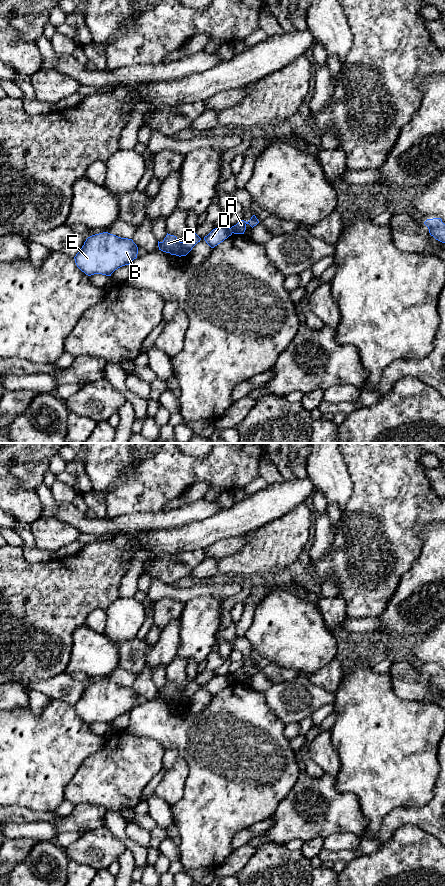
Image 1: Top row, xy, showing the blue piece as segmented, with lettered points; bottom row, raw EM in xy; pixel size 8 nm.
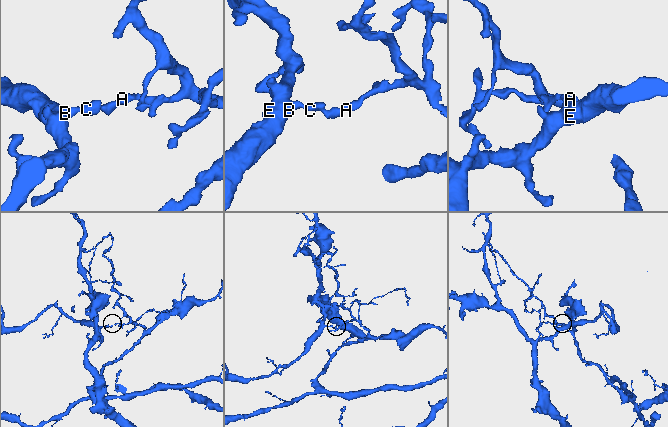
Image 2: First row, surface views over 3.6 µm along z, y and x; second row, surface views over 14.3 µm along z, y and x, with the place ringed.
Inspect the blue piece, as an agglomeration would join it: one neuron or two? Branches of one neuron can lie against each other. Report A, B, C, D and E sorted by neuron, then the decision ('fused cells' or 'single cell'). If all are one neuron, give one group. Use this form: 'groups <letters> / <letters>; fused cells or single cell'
groups A / B C D E; fused cells

